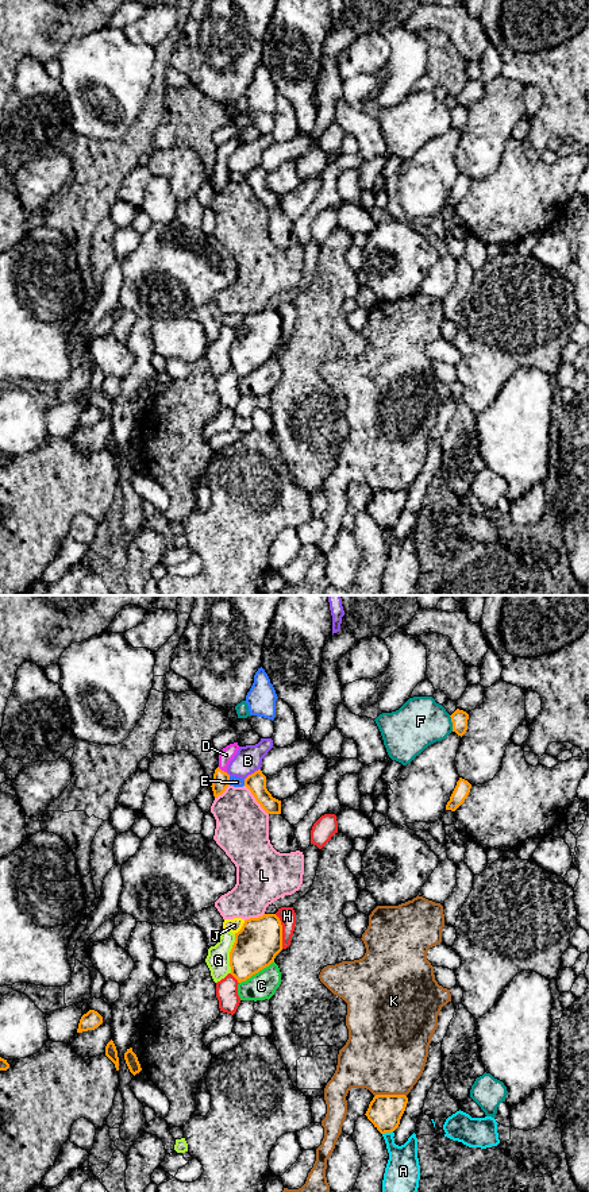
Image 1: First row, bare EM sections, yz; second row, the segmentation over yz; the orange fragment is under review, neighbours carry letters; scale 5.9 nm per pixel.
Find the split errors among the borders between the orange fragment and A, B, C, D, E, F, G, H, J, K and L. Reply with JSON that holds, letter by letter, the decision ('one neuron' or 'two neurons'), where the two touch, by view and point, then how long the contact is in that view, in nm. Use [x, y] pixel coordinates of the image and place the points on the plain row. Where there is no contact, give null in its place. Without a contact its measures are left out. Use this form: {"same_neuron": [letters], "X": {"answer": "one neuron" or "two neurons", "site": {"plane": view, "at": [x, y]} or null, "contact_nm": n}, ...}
{"same_neuron": ["D"], "A": {"answer": "two neurons", "site": {"plane": "yz", "at": [387, 527]}, "contact_nm": 70}, "B": {"answer": "two neurons", "site": {"plane": "yz", "at": [251, 169]}, "contact_nm": 120}, "C": {"answer": "two neurons", "site": {"plane": "yz", "at": [255, 367]}, "contact_nm": 240}, "D": {"answer": "one neuron", "site": {"plane": "yz", "at": [220, 165]}, "contact_nm": 70}, "E": {"answer": "two neurons", "site": {"plane": "yz", "at": [228, 176]}, "contact_nm": 60}, "F": {"answer": "two neurons", "site": {"plane": "yz", "at": [453, 119]}, "contact_nm": 100}, "G": {"answer": "two neurons", "site": {"plane": "yz", "at": [230, 348]}, "contact_nm": 240}, "H": {"answer": "two neurons", "site": {"plane": "yz", "at": [281, 327]}, "contact_nm": 220}, "J": {"answer": "two neurons", "site": {"plane": "yz", "at": [242, 323]}, "contact_nm": 100}, "K": {"answer": "two neurons", "site": {"plane": "yz", "at": [389, 490]}, "contact_nm": 190}, "L": {"answer": "two neurons", "site": {"plane": "yz", "at": [255, 195]}, "contact_nm": 240}}

